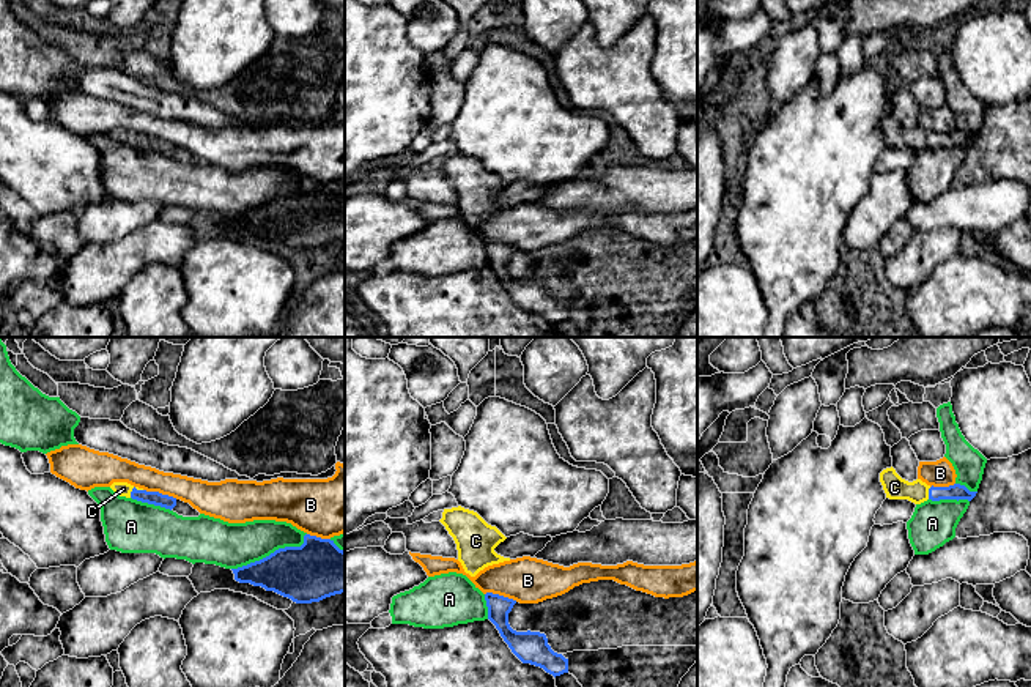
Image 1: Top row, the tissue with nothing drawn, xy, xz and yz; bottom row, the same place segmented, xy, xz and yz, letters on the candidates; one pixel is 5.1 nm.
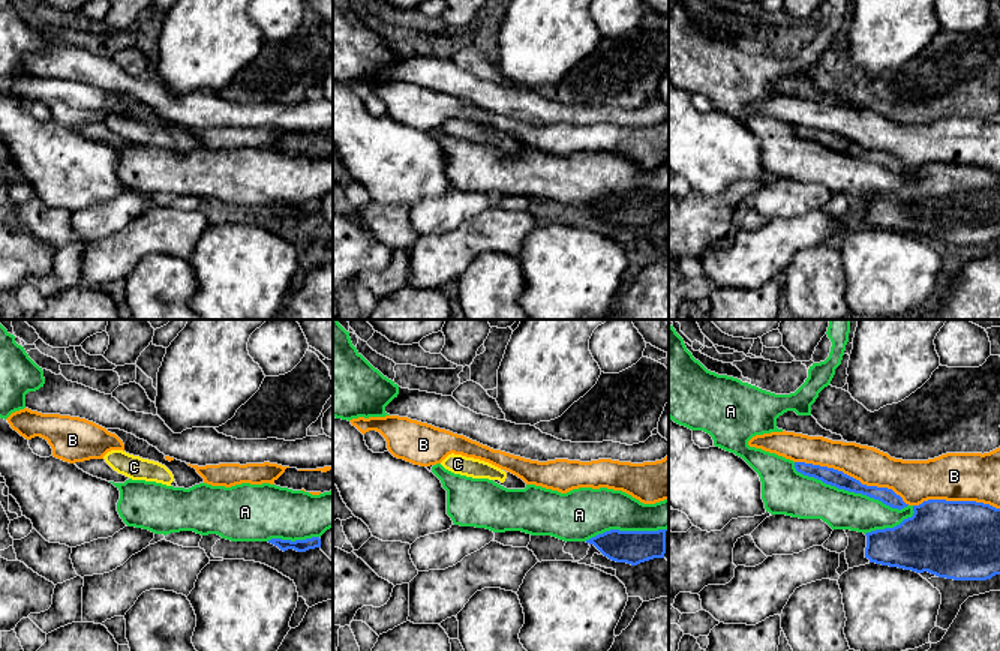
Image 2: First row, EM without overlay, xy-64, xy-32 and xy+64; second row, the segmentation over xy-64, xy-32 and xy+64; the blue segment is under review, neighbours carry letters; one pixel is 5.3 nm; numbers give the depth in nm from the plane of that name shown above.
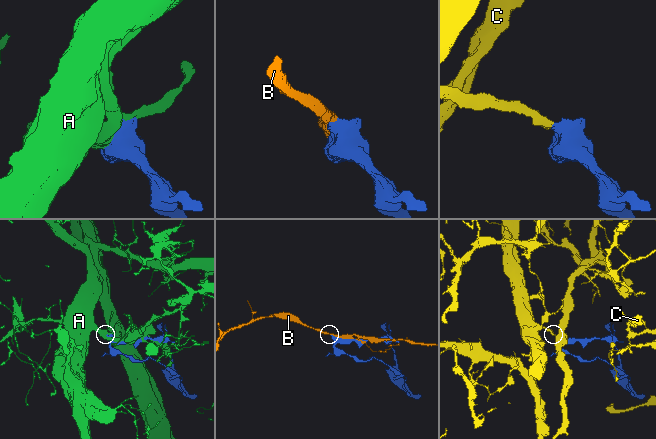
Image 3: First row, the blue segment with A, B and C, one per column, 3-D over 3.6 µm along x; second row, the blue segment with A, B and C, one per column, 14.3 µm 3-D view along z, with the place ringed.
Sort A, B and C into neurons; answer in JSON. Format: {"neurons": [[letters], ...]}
{"neurons": [["A"], ["B"], ["C"]]}

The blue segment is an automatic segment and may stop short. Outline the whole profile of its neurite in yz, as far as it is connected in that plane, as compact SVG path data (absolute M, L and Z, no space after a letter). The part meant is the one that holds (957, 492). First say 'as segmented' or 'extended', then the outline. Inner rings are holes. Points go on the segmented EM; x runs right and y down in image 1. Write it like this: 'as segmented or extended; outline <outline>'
extended; outline M886 468L880 473L880 482L889 499L908 499L915 504L921 504L927 499L968 499L971 501L977 492L970 492L965 485L954 484L949 487L930 487L921 479L908 482L902 479L896 470Z

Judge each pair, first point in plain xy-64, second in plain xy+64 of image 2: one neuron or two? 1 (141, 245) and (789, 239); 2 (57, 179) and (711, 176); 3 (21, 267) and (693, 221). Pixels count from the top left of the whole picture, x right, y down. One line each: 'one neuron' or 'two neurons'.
1: one neuron
2: one neuron
3: one neuron

